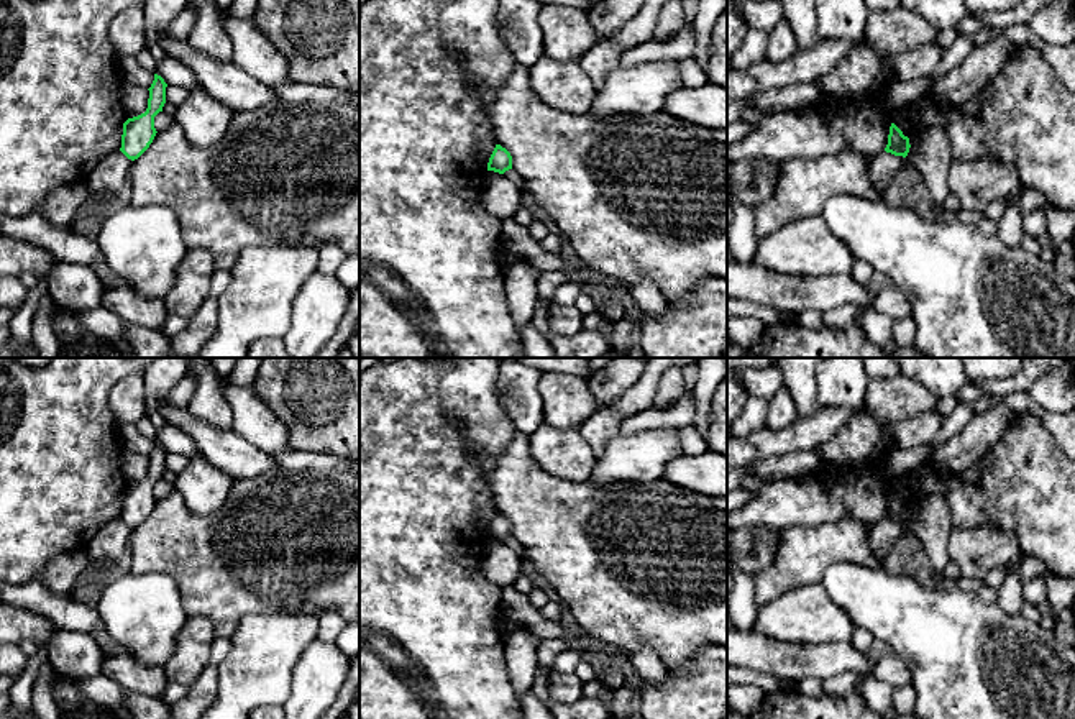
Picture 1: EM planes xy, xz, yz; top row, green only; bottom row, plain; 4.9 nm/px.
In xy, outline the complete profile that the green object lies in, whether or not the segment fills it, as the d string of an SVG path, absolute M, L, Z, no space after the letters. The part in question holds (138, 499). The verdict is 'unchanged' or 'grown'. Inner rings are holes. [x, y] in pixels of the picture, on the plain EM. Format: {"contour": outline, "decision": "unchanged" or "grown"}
{"contour": "M154 442L154 448L148 456L149 466L146 479L123 491L120 519L131 529L138 527L149 515L158 501L154 484L162 479L166 471L166 455L164 447Z", "decision": "unchanged"}

